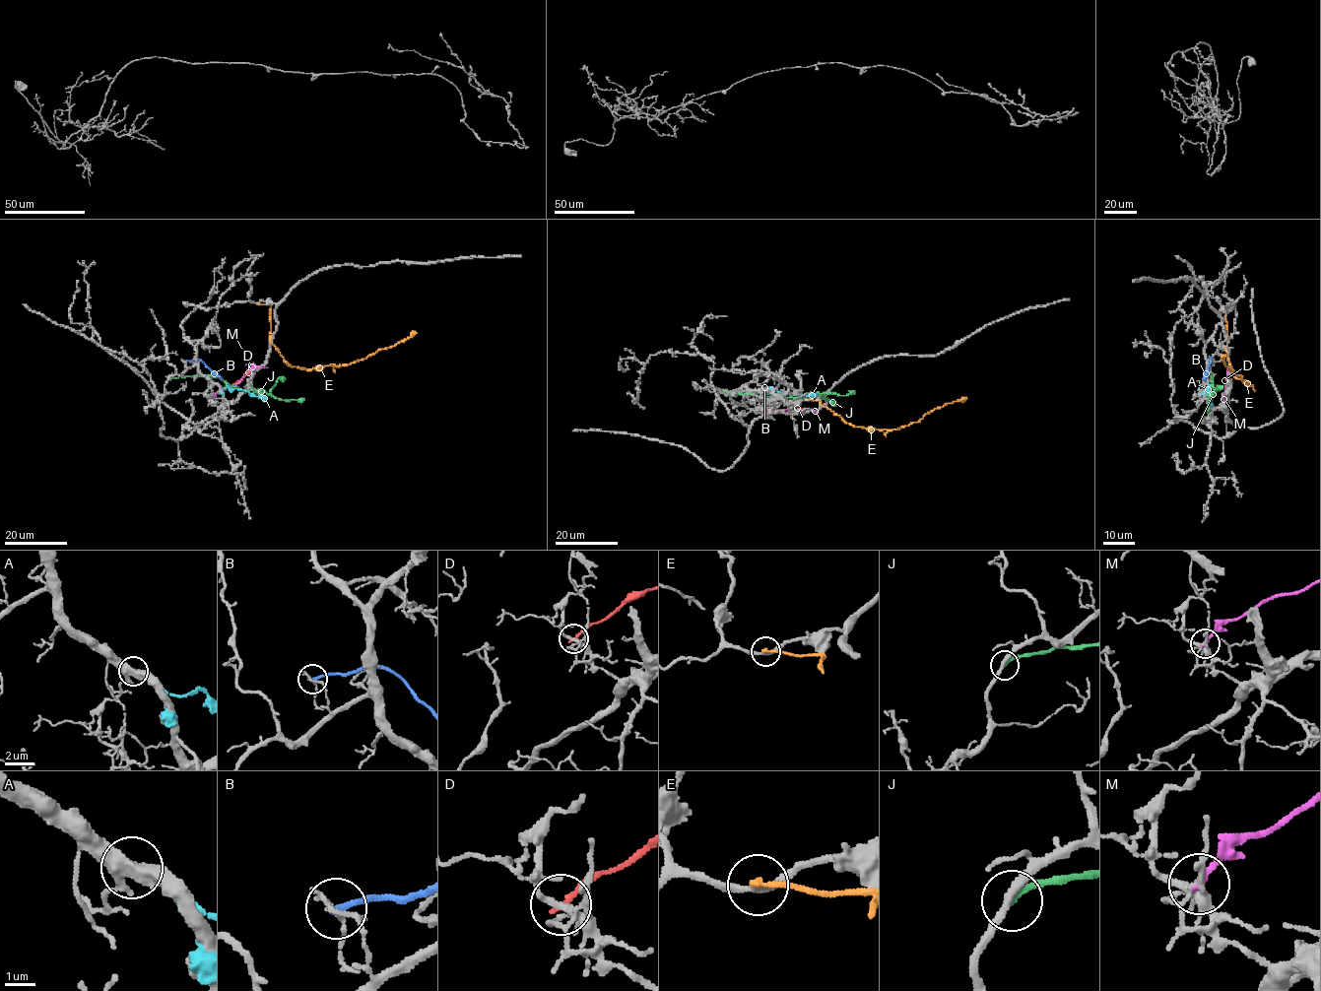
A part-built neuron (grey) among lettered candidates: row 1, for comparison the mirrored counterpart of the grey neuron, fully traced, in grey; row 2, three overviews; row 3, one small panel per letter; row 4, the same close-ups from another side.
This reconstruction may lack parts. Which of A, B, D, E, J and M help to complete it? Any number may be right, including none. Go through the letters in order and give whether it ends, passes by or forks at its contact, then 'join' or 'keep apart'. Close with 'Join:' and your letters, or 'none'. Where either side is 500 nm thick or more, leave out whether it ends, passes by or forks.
A: it ends; keep apart
B: it ends; keep apart
D: it ends; keep apart
E: it ends; keep apart
J: it ends; keep apart
M: it ends; keep apart
Join: none

